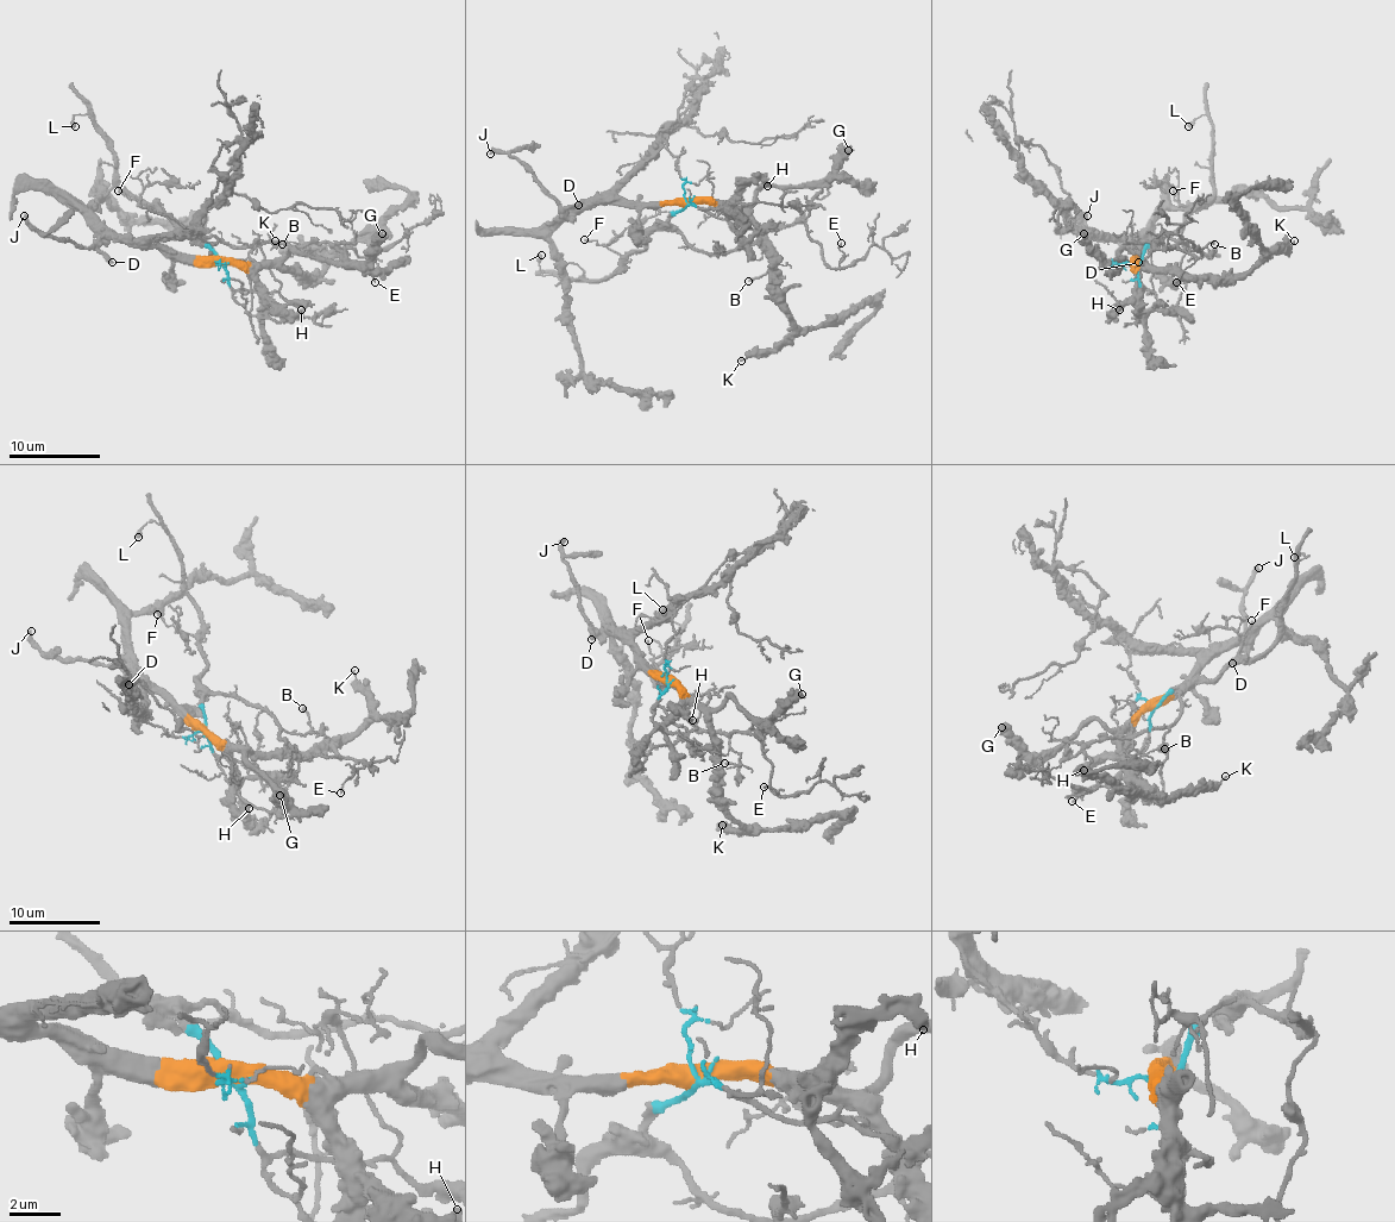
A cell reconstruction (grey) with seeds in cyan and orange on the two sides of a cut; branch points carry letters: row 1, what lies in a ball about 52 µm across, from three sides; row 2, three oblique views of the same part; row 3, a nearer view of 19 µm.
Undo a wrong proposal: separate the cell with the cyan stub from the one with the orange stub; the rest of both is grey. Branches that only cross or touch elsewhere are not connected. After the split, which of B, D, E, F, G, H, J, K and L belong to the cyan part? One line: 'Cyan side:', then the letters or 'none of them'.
Cyan side: B, E, F, L

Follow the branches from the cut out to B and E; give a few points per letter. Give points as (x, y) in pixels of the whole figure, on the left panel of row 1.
B: (220, 263), (203, 240), (218, 236), (231, 246), (268, 242), (309, 249), (282, 244)
E: (220, 263), (203, 240), (218, 236), (231, 246), (337, 244), (371, 256), (377, 265), (375, 281)

